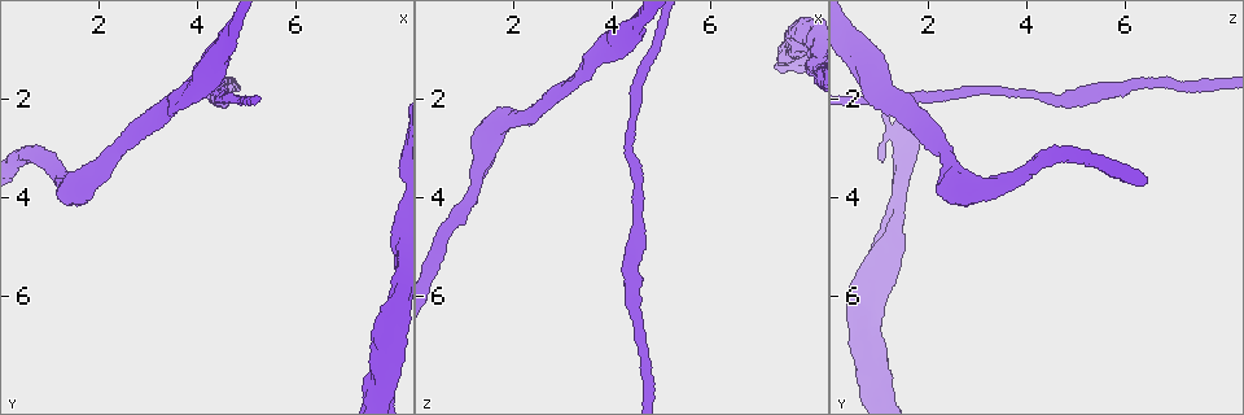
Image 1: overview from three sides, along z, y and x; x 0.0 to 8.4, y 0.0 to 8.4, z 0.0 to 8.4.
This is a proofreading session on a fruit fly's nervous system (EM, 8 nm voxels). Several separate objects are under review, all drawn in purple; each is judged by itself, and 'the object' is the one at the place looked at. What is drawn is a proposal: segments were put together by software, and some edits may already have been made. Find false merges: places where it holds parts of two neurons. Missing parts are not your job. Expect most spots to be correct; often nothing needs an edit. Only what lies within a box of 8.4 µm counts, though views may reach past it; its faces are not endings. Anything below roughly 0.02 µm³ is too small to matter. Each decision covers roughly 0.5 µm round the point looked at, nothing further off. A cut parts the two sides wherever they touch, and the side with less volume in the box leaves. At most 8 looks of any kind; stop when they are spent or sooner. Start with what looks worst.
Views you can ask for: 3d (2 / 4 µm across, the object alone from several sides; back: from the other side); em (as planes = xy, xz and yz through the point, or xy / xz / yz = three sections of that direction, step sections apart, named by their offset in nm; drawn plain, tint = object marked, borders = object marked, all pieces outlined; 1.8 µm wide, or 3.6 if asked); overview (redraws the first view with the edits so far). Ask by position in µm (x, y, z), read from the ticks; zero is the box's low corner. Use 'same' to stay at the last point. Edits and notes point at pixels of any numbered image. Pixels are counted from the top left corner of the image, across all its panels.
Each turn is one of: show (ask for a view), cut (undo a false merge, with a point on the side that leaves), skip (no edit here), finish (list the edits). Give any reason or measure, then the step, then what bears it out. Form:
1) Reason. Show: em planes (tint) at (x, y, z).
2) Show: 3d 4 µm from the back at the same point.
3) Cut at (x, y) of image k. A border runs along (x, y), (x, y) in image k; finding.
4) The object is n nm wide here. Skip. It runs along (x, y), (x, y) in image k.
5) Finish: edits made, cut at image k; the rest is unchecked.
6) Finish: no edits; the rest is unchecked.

Calibre changes. Show: em xz step 16 (tint) at (1.30, 3.75, 3.45).

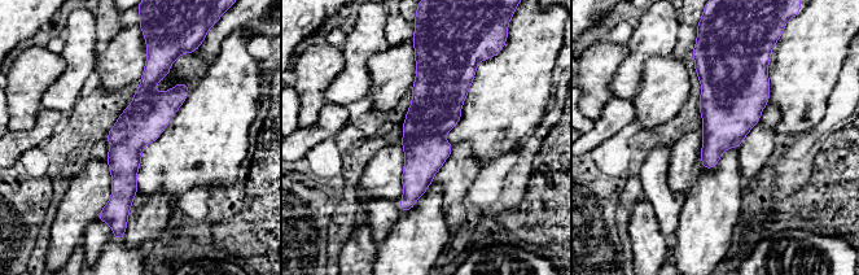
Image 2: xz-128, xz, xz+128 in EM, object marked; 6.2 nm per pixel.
Show: em planes (borders) at the same point.

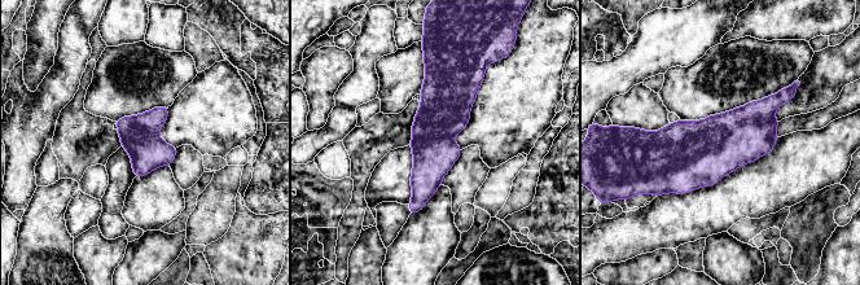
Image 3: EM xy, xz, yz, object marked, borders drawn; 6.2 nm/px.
Skip. It runs along (429, 64), (433, 158), (413, 210) in image 3; one neuron here.

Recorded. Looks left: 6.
Thick turns thin. Show: 3d 4 µm at (3.70, 1.95, 1.05).

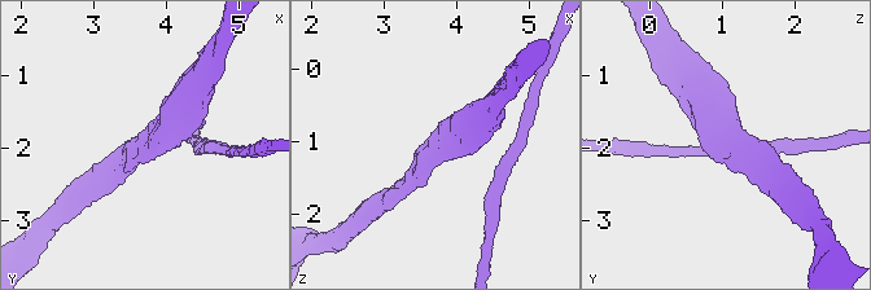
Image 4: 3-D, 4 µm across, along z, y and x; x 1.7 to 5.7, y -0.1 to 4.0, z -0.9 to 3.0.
Now the EM. Show: em planes (tint) at (3.70, 2.00, 1.10).

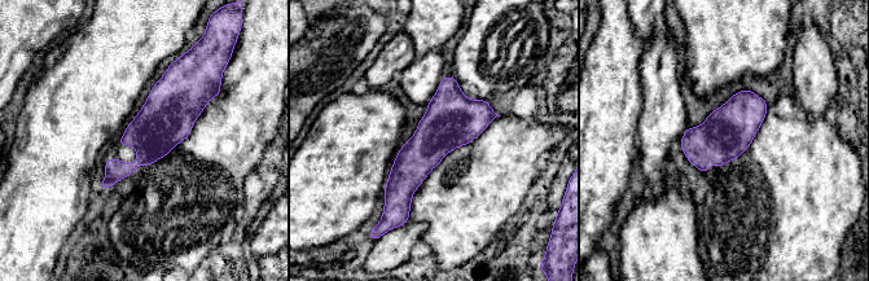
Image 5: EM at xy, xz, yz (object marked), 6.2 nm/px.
Skip. It runs along (184, 71), (149, 150), (105, 184) in image 5; one neuron here.

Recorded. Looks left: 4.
Sudden change in width. Show: em yz step 16 (tint) at (4.55, 1.95, 4.10).

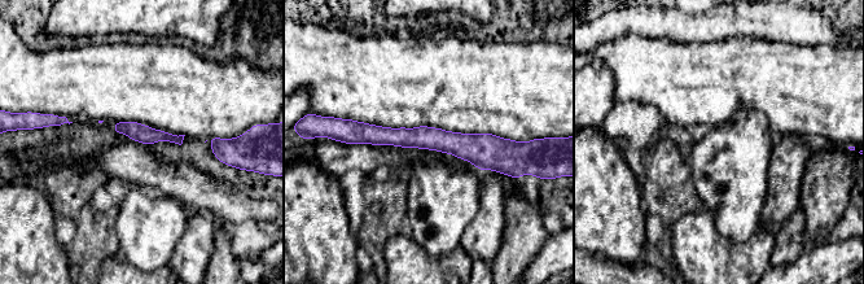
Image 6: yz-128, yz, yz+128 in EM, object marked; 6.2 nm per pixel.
Cut it another way. Show: em planes (tint) at the same point.

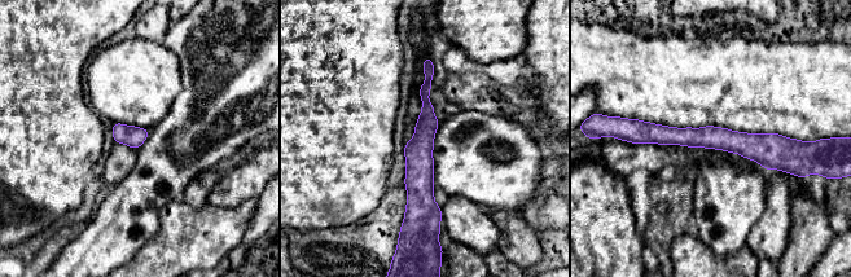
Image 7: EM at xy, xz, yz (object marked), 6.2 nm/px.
Skip. It runs along (637, 136), (793, 149) in image 7; continuous, no second neuron.

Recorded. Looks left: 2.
Finish: no edits; the rest is unchecked.

